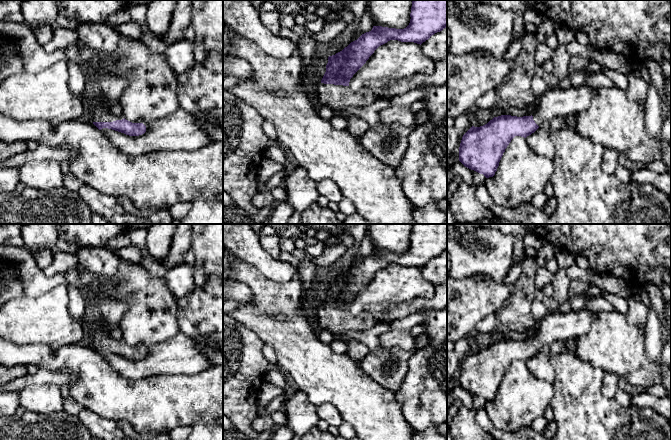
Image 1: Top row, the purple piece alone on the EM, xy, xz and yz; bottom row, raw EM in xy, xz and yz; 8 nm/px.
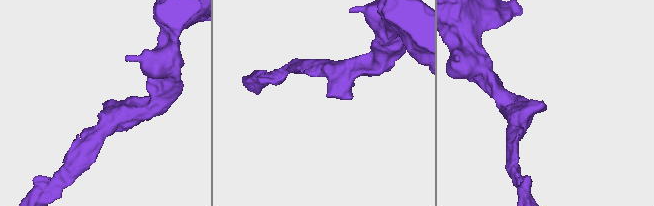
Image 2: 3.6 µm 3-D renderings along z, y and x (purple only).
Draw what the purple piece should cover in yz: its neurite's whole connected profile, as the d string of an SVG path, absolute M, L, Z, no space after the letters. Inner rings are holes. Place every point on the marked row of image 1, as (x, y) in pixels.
M583 83L580 87L548 89L539 99L536 112L531 116L501 115L487 124L472 126L462 137L459 161L467 168L493 177L505 149L515 136L526 138L544 121L556 117L576 116L587 110L598 88Z

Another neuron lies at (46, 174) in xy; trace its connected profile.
M30 161L19 168L19 180L26 187L47 190L63 186L63 173L57 161Z

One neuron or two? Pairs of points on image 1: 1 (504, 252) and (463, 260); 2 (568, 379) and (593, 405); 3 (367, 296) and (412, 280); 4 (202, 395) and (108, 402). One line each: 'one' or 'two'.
1: one
2: one
3: one
4: one

